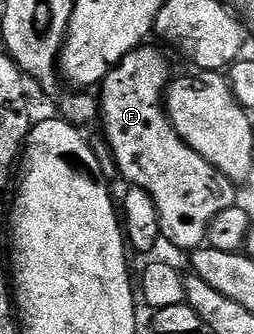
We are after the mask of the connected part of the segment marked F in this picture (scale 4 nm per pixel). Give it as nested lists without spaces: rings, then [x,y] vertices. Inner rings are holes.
[[[139,47],[133,49],[114,68],[109,75],[102,80],[100,86],[100,126],[101,136],[110,144],[110,150],[114,156],[114,162],[118,168],[118,177],[126,180],[127,186],[148,191],[152,195],[152,203],[156,203],[156,211],[160,215],[160,227],[162,236],[167,237],[176,246],[193,251],[206,245],[208,227],[220,211],[236,204],[234,197],[235,182],[214,169],[180,135],[174,130],[174,125],[166,115],[164,94],[172,80],[170,65],[166,57],[158,49],[146,49]]]

